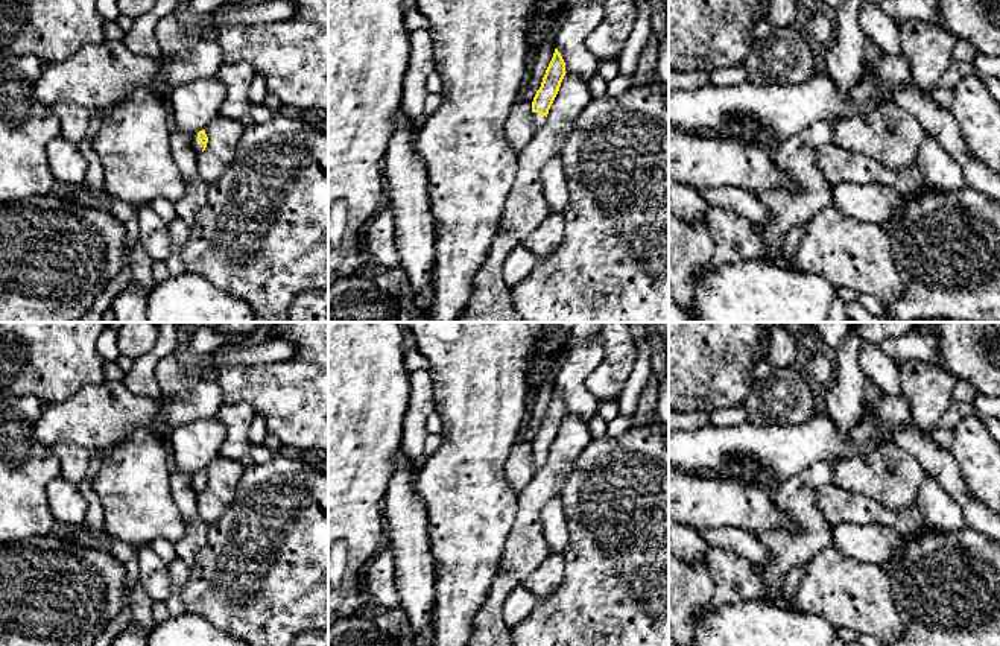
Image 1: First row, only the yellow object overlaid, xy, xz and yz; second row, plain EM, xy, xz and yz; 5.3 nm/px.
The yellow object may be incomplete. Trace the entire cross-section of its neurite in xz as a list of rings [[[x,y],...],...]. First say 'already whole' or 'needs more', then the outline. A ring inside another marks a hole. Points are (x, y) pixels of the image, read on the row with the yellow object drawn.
needs more; [[[555,49],[553,58],[546,70],[541,87],[532,102],[532,119],[535,132],[546,123],[549,109],[559,91],[565,73],[565,62],[558,49]]]

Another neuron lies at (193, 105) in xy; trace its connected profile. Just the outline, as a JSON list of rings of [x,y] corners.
[[[216,76],[196,79],[167,91],[173,126],[191,135],[205,129],[219,116],[226,94],[226,87]]]

